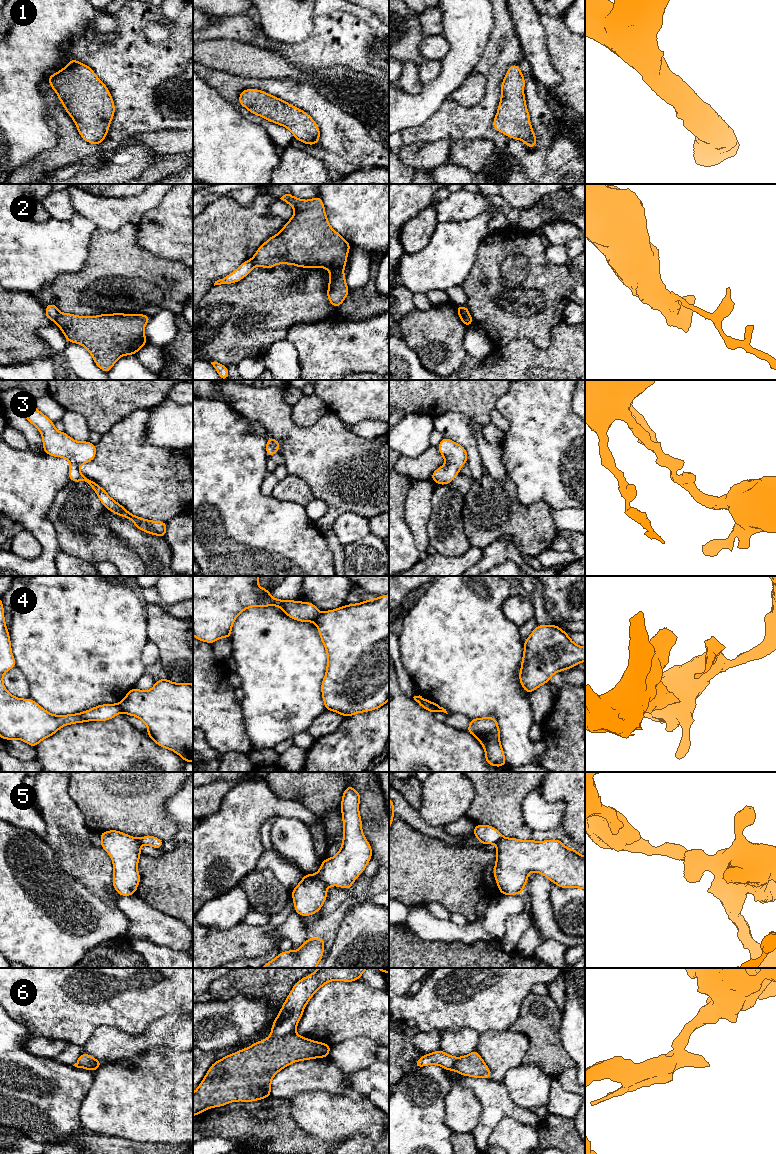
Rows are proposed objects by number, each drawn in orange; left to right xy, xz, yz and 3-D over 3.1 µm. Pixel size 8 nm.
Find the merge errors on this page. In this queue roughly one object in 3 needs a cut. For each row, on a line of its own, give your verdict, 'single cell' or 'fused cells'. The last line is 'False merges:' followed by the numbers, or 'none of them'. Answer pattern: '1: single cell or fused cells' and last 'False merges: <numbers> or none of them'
1: single cell
2: fused cells
3: single cell
4: fused cells
5: fused cells
6: fused cells
False merges: 2, 4, 5, 6

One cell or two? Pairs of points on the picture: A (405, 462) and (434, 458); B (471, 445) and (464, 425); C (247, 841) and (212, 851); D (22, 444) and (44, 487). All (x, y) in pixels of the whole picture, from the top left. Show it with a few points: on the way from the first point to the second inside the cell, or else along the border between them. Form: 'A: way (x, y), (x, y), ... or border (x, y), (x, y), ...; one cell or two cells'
A: way (412, 462), (427, 462); one cell
B: way (467, 440), (464, 436), (464, 430); one cell
C: way (238, 841), (230, 841), (221, 850); one cell
D: border (10, 446), (16, 449), (27, 449); two cells

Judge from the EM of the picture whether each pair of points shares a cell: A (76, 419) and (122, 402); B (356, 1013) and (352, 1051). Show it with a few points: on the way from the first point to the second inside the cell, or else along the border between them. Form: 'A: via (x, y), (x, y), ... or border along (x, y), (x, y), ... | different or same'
A: border along (66, 410), (79, 412), (92, 431) | different
B: border along (376, 1042), (367, 1037), (351, 1037), (331, 1046) | different

